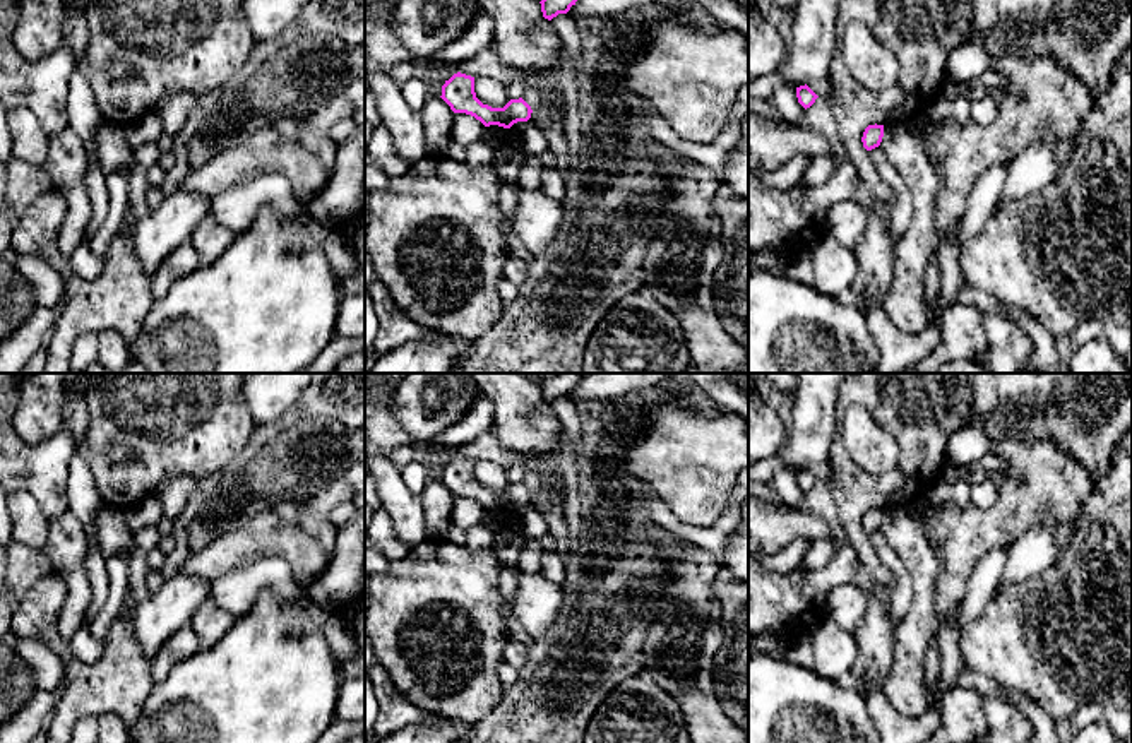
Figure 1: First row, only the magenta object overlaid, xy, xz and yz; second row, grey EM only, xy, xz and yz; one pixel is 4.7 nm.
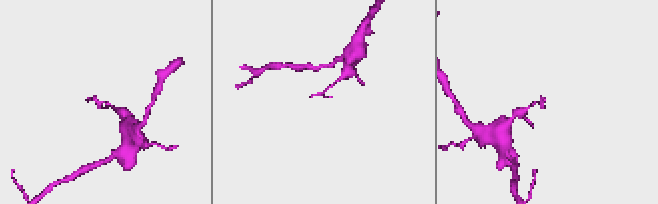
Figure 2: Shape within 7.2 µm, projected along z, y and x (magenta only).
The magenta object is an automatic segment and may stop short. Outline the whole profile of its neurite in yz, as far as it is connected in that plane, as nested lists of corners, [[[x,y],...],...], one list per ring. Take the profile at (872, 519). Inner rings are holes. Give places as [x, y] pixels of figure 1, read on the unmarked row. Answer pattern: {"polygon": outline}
{"polygon": [[[868,508],[863,515],[861,526],[867,534],[872,534],[880,529],[884,520],[884,508]]]}

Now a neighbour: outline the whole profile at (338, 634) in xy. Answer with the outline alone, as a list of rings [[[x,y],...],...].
[[[332,613],[324,623],[322,633],[332,651],[337,669],[343,671],[346,661],[356,652],[353,632],[341,613]]]

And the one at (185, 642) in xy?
[[[190,625],[182,627],[161,645],[149,663],[154,683],[161,683],[176,663],[188,659],[200,649],[202,644],[194,628]]]

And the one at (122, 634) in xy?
[[[53,572],[27,589],[12,615],[15,635],[48,642],[63,661],[65,692],[53,710],[46,743],[70,743],[74,724],[86,714],[115,712],[130,729],[156,685],[149,661],[135,639],[134,596],[125,597],[127,615],[111,623],[104,657],[92,666],[79,663],[58,633],[58,618],[65,601],[67,584]]]

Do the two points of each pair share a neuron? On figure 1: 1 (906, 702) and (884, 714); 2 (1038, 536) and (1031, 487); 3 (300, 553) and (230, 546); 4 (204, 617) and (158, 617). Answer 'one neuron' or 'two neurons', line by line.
1: two neurons
2: two neurons
3: one neuron
4: two neurons

